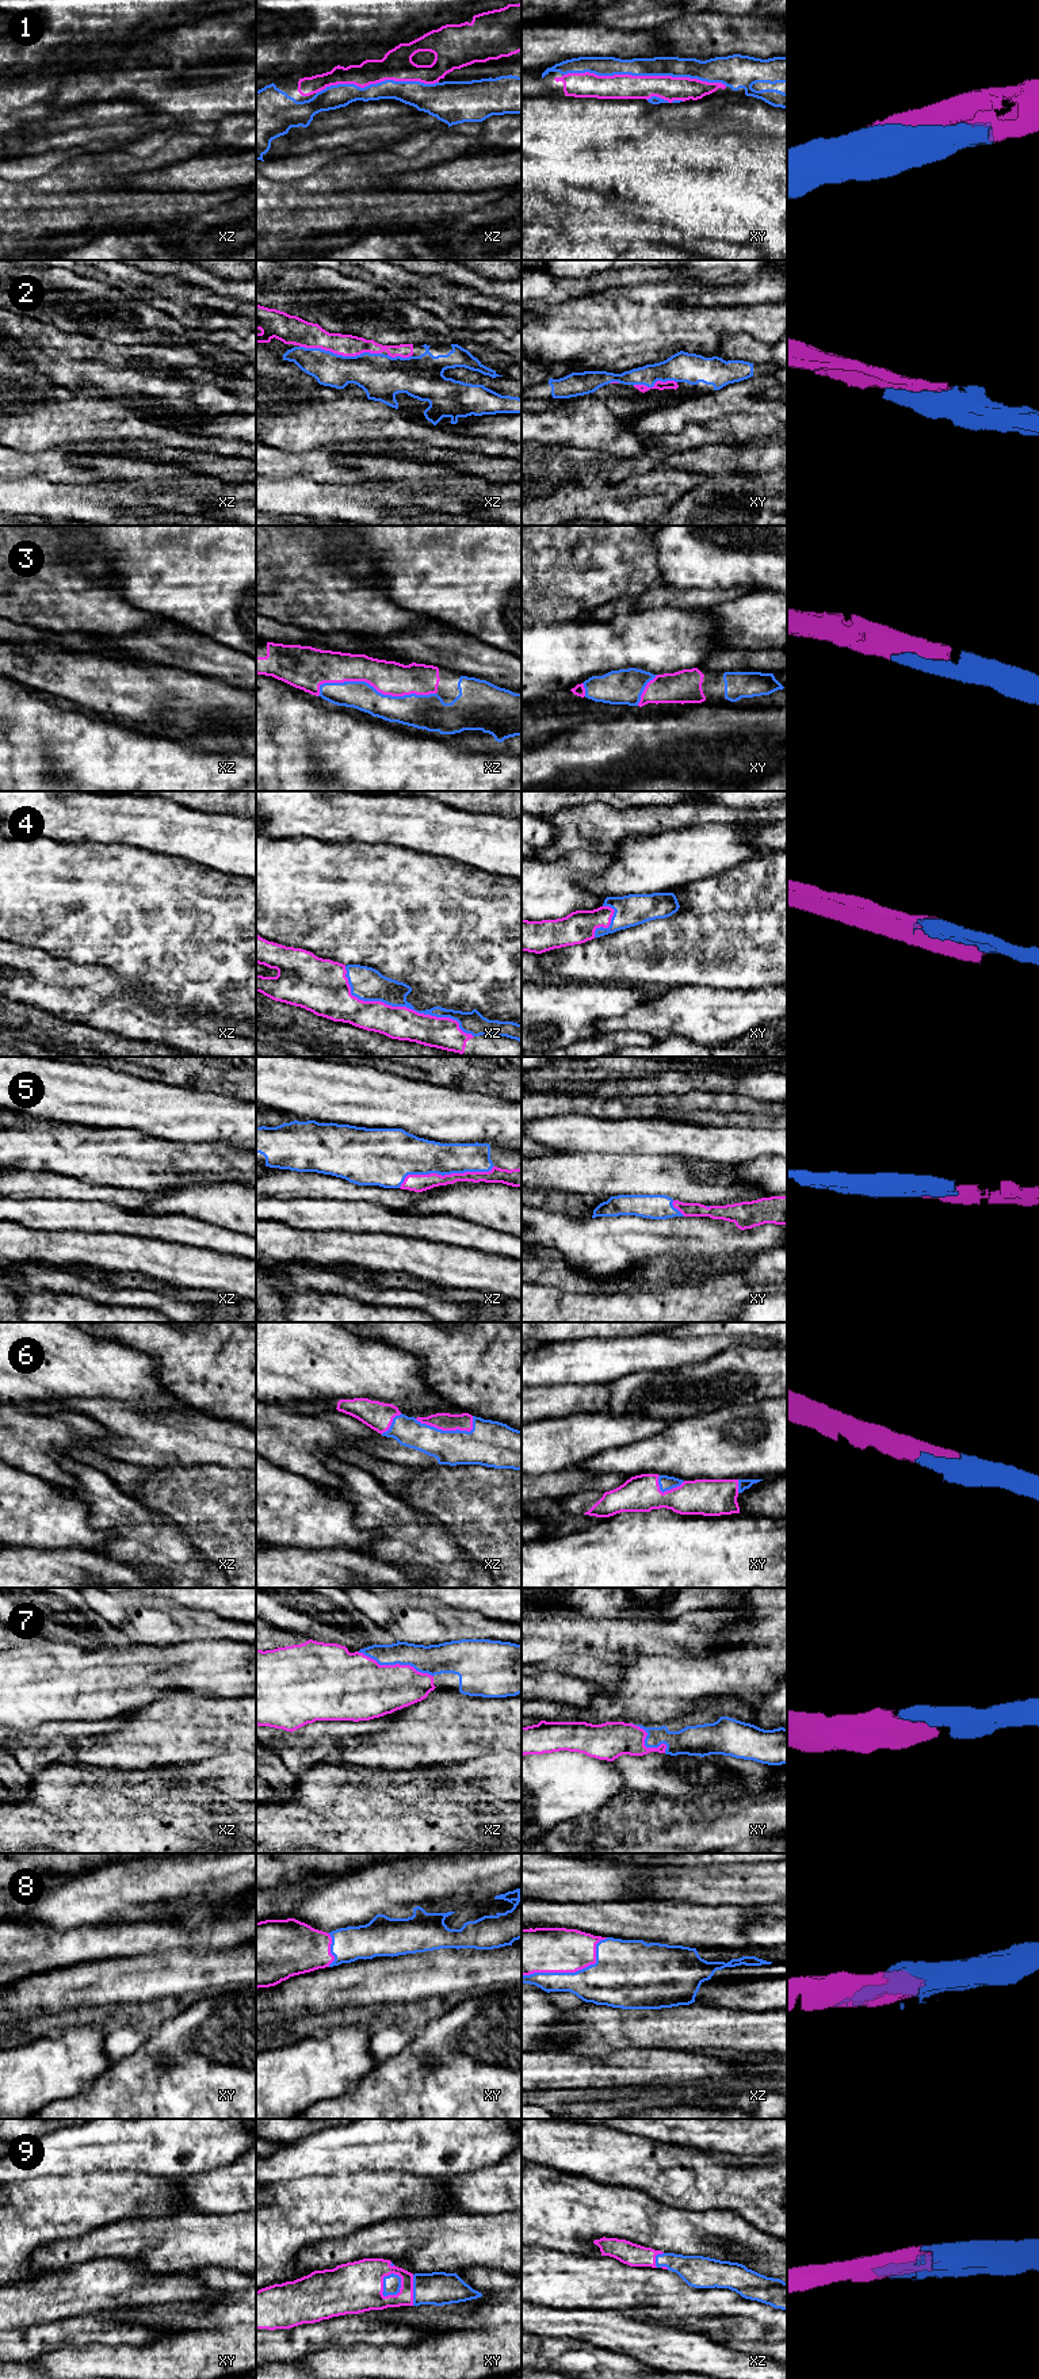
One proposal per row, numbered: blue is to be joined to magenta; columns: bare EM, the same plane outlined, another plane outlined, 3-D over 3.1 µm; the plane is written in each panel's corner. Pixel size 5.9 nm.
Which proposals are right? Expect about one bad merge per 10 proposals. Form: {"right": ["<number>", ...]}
{"right": ["1", "2", "3", "4", "5", "6", "7", "8", "9"]}

